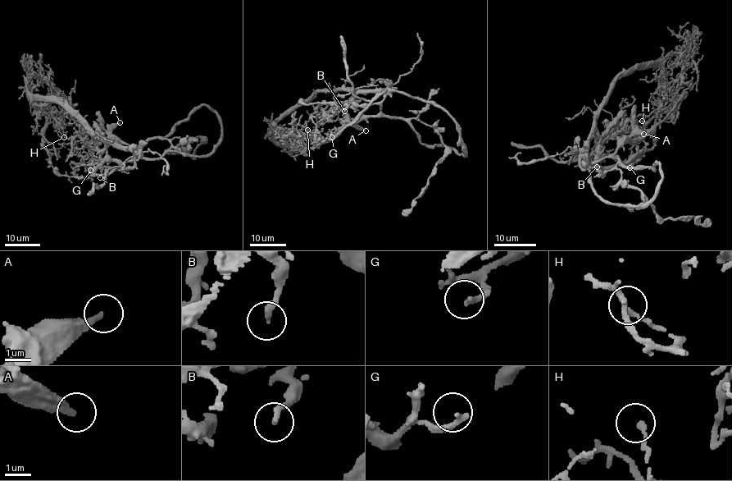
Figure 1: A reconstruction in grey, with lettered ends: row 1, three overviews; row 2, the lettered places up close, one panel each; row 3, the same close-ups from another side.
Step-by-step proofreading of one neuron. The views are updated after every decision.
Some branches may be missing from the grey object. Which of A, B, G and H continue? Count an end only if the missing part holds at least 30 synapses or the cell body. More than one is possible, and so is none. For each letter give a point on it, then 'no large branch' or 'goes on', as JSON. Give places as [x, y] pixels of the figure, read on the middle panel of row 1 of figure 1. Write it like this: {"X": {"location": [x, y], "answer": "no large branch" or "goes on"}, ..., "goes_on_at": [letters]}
{"A": {"location": [366, 130], "answer": "goes on"}, "B": {"location": [344, 111], "answer": "no large branch"}, "G": {"location": [332, 137], "answer": "no large branch"}, "H": {"location": [307, 130], "answer": "no large branch"}, "goes_on_at": ["A"]}

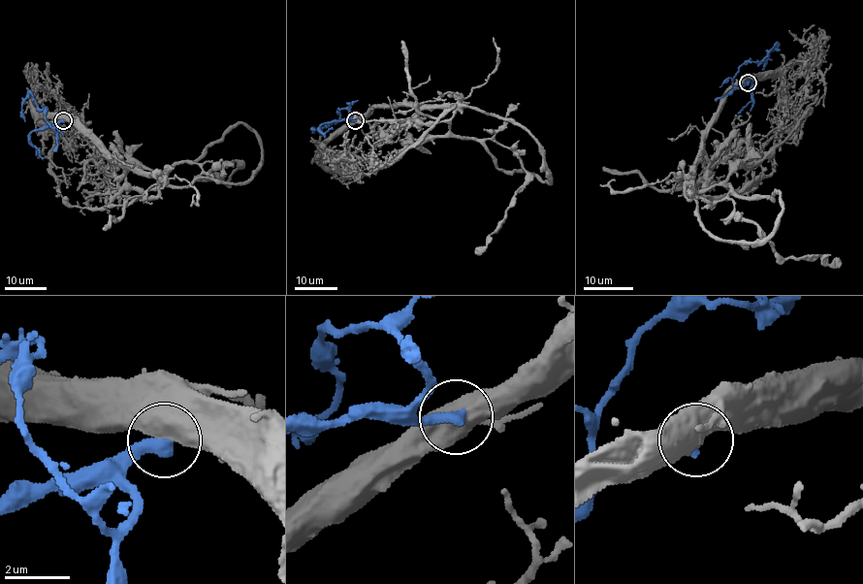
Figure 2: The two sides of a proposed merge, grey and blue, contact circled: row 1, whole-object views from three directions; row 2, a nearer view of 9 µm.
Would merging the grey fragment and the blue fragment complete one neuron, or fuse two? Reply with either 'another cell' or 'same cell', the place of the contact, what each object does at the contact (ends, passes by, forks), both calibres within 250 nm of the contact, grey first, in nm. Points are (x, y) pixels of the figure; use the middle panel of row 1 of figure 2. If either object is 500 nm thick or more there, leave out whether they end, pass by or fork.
another cell | (355, 120) | 700/360 nm

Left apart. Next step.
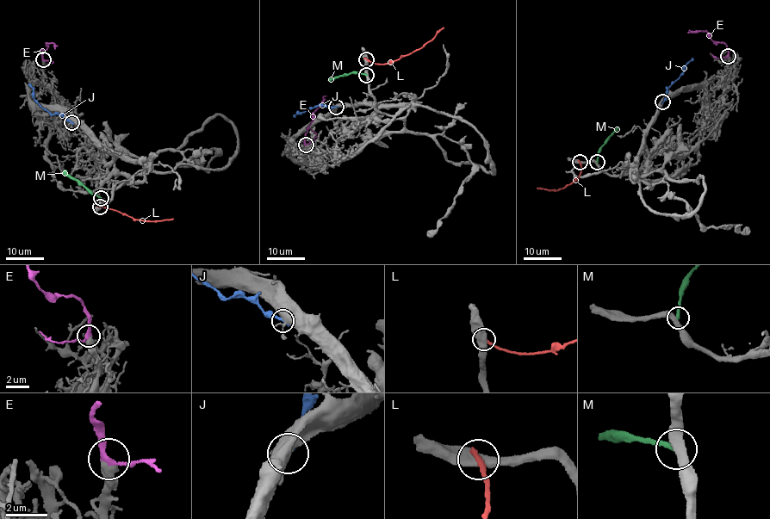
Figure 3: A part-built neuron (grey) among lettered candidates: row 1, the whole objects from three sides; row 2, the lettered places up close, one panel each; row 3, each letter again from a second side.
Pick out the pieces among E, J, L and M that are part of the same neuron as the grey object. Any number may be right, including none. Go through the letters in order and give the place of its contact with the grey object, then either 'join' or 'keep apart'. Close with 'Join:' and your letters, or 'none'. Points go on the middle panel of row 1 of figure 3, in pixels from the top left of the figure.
E: contact (306, 145); join
J: contact (336, 107); keep apart
L: contact (366, 59); keep apart
M: contact (366, 75); keep apart
Join: E

